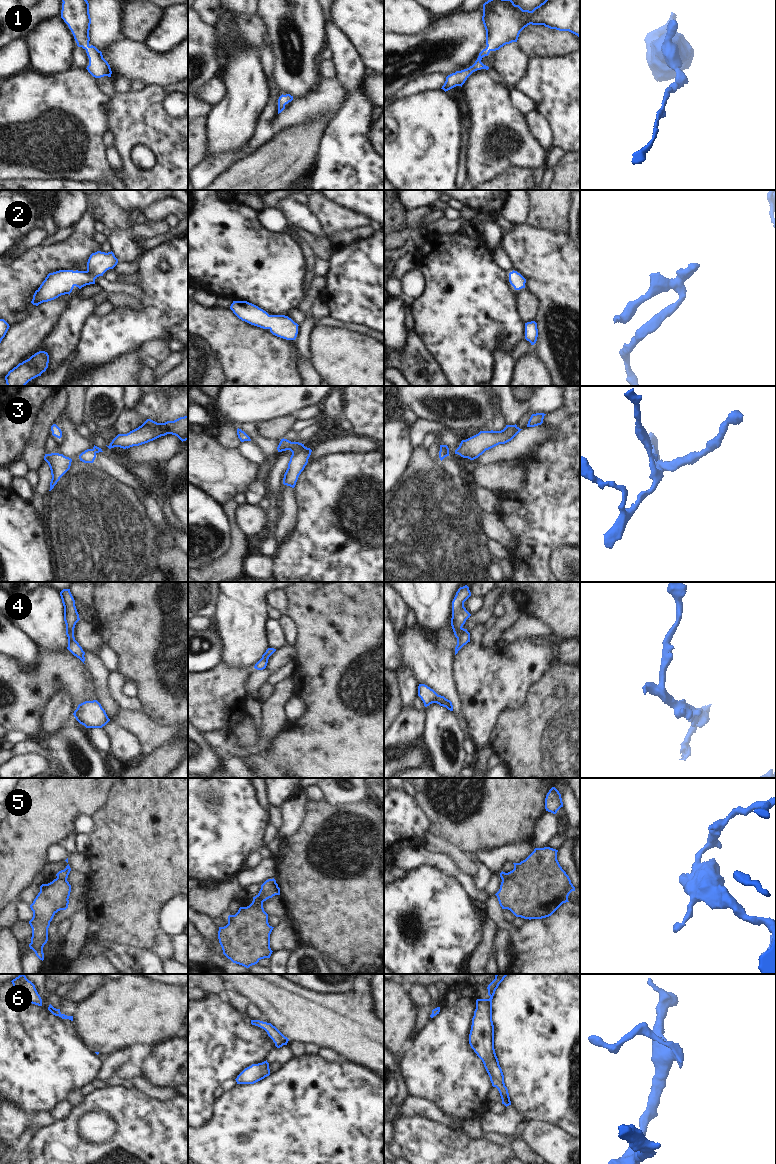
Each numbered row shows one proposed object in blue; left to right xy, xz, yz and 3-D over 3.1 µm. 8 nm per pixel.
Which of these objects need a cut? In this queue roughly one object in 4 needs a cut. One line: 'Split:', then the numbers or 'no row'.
Split: 5.

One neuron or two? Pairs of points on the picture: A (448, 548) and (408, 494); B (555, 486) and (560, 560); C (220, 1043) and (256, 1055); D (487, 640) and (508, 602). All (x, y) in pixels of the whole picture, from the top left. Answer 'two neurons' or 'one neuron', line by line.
A: one neuron
B: two neurons
C: one neuron
D: one neuron

